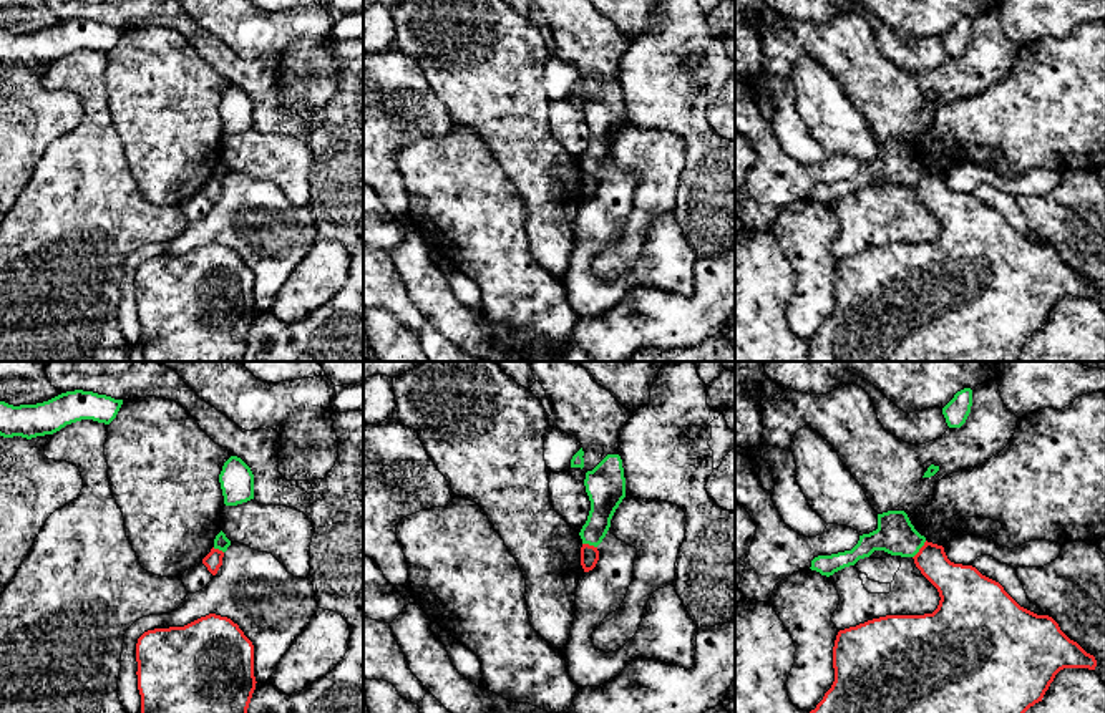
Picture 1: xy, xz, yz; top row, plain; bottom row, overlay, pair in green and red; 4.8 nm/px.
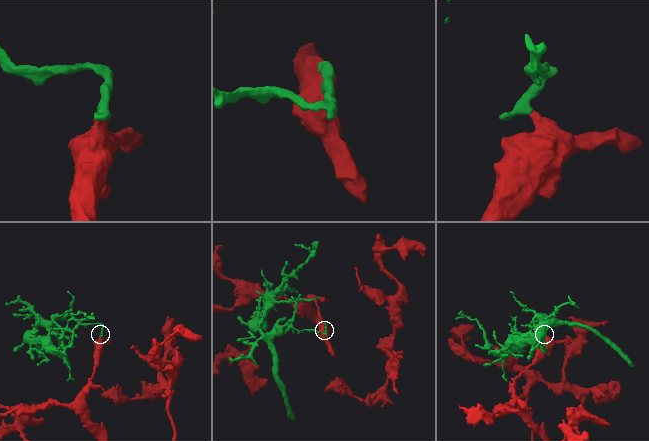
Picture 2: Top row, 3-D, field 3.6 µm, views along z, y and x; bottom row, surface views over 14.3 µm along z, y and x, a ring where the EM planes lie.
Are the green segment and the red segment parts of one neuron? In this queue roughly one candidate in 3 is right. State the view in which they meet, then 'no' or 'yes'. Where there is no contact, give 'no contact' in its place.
contact in yz; no

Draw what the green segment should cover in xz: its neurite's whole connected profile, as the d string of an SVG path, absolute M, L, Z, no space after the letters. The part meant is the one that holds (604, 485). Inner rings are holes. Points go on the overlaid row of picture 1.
M607 454L592 471L586 473L586 492L591 511L579 536L582 544L597 547L606 537L611 519L626 497L626 478L619 454Z

